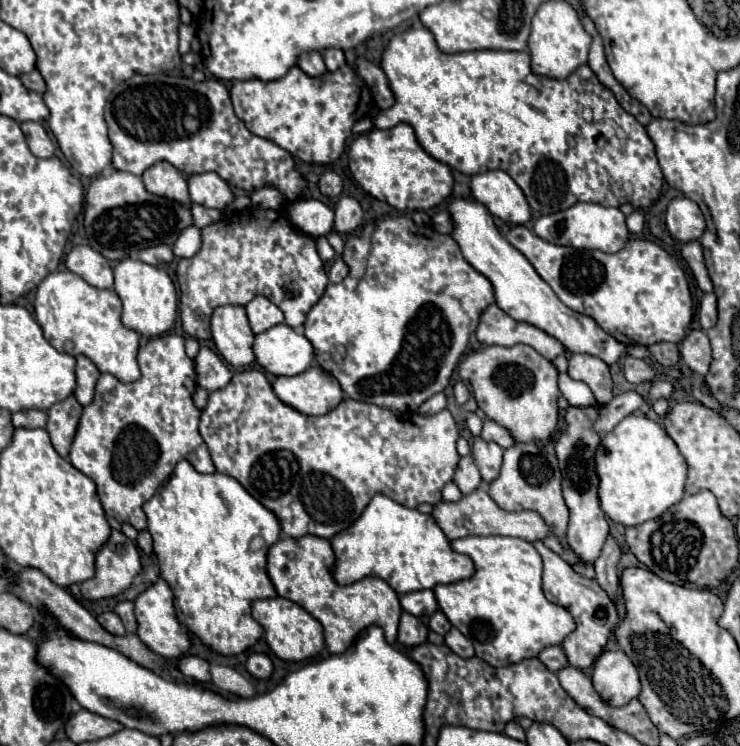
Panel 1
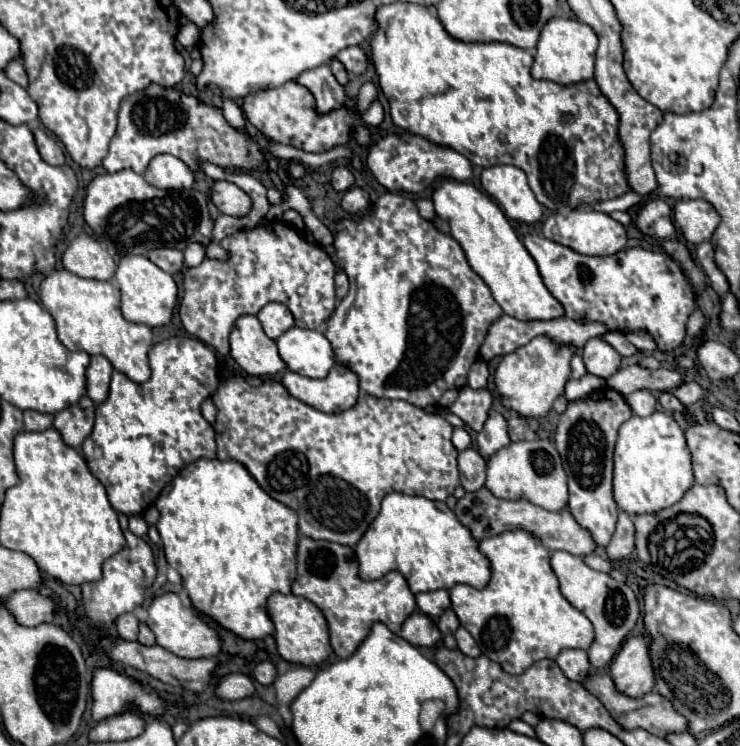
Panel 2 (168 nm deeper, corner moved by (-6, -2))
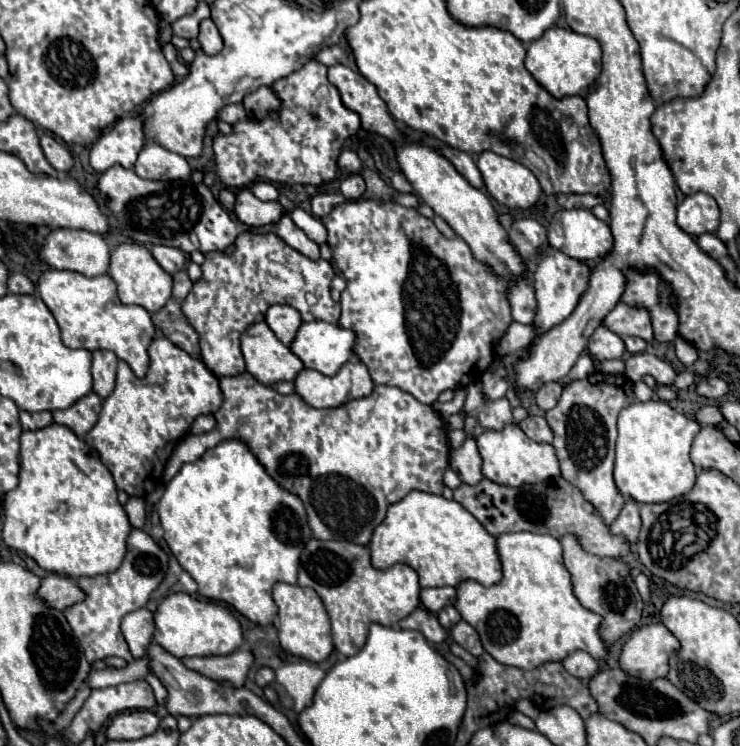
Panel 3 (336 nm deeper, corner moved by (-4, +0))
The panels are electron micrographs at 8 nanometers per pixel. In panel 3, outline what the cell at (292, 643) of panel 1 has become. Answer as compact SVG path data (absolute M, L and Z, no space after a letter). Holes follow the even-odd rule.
M276 584L274 586L274 602L278 606L278 640L280 646L300 656L308 662L322 662L332 652L332 634L330 634L330 620L326 608L318 594L312 588L300 588L290 584Z

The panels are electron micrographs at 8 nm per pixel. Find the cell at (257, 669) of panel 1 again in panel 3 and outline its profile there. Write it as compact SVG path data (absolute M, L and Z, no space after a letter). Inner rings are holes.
M266 666L258 668L258 672L256 672L256 684L258 686L268 686L272 682L274 682L274 670L266 668Z

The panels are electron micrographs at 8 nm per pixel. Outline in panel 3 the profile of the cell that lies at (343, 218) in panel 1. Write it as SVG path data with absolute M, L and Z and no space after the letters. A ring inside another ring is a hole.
M352 174L352 176L348 176L346 180L342 180L340 192L342 192L342 196L348 198L348 200L358 200L358 198L362 198L364 192L366 192L366 186L364 186L362 176L360 176L360 174Z

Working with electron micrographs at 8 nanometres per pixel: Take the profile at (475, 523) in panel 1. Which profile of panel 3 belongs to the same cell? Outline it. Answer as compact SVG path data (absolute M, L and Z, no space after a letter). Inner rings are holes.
M562 476L522 488L500 486L484 478L476 486L462 484L460 488L456 488L454 500L460 502L492 536L500 536L504 532L528 530L538 534L550 534L556 540L560 540L564 538L564 534L576 534L576 538L580 538L580 546L584 546L584 550L596 556L618 558L628 554L630 550L630 544L624 538L610 534L608 526L594 512L592 504L588 504L582 498L582 494L572 484L568 484Z

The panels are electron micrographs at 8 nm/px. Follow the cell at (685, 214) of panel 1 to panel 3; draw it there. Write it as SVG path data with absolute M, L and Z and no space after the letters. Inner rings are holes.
M692 194L686 196L680 206L678 206L678 226L690 234L690 236L700 236L706 232L714 232L720 224L720 210L718 204L712 196L708 194Z

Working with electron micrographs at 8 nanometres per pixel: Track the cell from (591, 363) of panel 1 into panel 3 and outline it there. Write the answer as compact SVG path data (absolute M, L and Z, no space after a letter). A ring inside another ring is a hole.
M598 326L588 340L588 354L594 362L614 360L614 358L620 358L624 352L626 348L622 338L610 332L606 326Z

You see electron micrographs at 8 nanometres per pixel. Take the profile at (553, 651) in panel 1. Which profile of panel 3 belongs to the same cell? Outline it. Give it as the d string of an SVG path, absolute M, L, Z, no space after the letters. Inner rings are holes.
M582 650L572 652L568 658L562 660L562 664L568 670L568 674L580 680L590 680L598 672L598 662L588 652L582 652Z

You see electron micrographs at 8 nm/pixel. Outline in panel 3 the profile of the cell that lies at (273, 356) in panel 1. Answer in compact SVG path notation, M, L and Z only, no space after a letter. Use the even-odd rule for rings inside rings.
M308 322L296 332L290 344L292 354L296 354L304 368L312 368L324 376L334 376L342 364L352 356L354 332L338 328L328 322Z

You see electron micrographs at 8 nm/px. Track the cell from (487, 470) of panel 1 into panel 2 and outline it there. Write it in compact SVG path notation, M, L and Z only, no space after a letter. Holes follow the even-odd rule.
M494 412L484 422L484 428L476 434L476 446L484 458L494 454L498 448L504 448L510 444L508 436L508 422L500 412Z

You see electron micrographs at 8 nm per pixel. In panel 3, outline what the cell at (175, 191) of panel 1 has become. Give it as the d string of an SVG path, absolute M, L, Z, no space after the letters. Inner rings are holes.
M148 142L142 148L134 164L134 172L140 174L140 178L152 178L152 180L162 180L162 182L186 180L192 174L186 158L182 158L176 152L164 150L164 146L156 142Z

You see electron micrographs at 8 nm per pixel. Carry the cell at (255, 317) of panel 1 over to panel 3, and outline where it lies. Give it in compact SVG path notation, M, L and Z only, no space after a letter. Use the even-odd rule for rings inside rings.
M274 304L268 308L264 322L270 326L270 330L276 334L276 338L282 344L290 344L298 326L302 324L300 312L288 304Z

